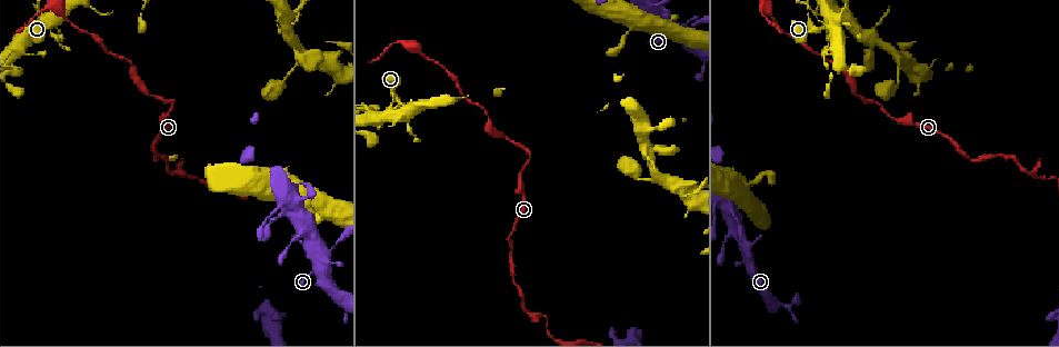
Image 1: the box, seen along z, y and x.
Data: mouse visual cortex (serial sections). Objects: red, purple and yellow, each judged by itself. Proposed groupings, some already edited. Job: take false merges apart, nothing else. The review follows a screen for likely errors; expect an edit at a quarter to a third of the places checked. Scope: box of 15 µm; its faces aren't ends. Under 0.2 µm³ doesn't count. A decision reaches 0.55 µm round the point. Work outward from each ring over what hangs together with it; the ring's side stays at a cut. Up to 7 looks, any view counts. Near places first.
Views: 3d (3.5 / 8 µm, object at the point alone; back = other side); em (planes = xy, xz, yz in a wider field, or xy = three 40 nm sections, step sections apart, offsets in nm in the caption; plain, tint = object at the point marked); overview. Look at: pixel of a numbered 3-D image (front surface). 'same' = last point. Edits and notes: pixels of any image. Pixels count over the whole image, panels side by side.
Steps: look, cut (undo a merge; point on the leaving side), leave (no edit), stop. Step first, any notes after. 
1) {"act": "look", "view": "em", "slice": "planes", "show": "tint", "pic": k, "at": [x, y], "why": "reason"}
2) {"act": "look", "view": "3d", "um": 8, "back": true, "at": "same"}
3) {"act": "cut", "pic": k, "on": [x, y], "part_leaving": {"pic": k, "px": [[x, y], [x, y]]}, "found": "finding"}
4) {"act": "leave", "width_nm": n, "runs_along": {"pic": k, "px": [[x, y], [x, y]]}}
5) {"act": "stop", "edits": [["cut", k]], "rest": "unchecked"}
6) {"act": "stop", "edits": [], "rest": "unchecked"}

{"act": "look", "view": "3d", "um": 8, "pic": 1, "at": [407, 111], "why": "abrupt turn"}

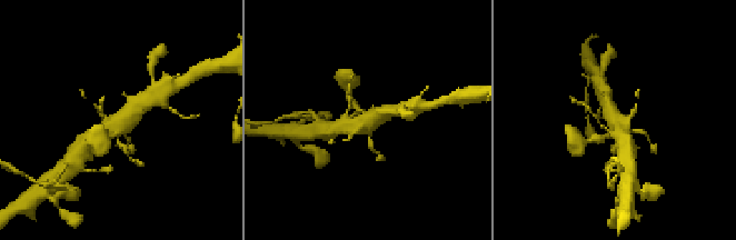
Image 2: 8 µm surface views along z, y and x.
{"act": "look", "view": "3d", "um": 3.5, "pic": 2, "at": [119, 129], "why": "closer look"}

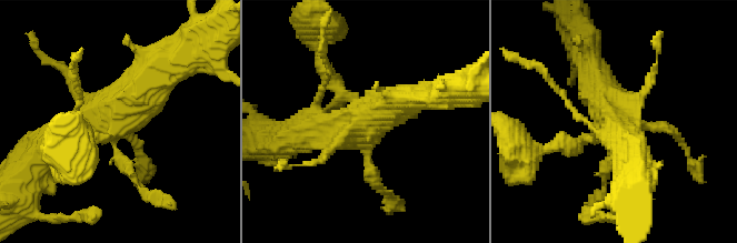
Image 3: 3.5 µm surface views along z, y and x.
{"act": "leave", "runs_along": {"pic": 3, "px": [[324, 71], [365, 120], [299, 131]]}, "found": "one cell here"}

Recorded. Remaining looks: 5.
{"act": "look", "view": "3d", "um": 3.5, "pic": 1, "at": [371, 111], "why": "branch point"}

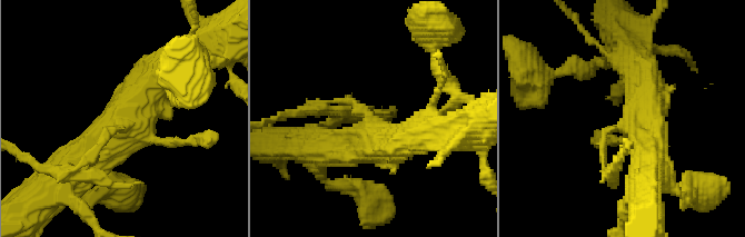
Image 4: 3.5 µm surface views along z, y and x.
{"act": "look", "view": "em", "slice": "xy", "step": 2, "show": "tint", "pic": 4, "at": [118, 128]}

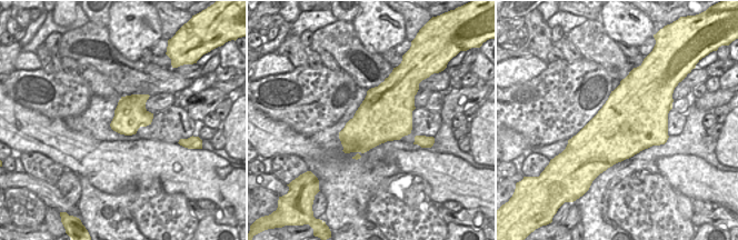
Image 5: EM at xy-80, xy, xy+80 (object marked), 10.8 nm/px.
{"act": "cut", "pic": 4, "on": [613, 184], "part_leaving": {"pic": 4, "px": [[603, 147], [603, 161], [615, 181]]}, "found": "a second cell is stuck on"}

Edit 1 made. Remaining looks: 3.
{"act": "look", "view": "3d", "um": 3.5, "pic": 1, "at": [174, 100], "why": "abrupt turn"}

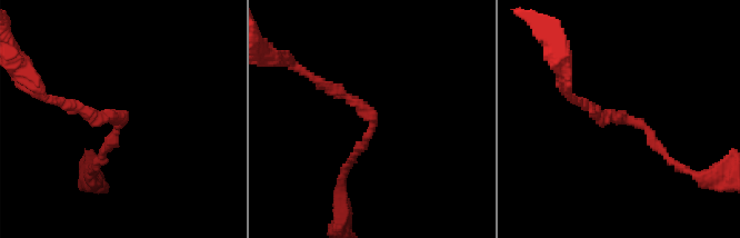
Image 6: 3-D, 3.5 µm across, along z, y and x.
{"act": "look", "view": "em", "slice": "xy", "step": 1, "show": "tint", "pic": 6, "at": [623, 114], "arm_widths_nm": [150, 150], "why": "need the tissue"}

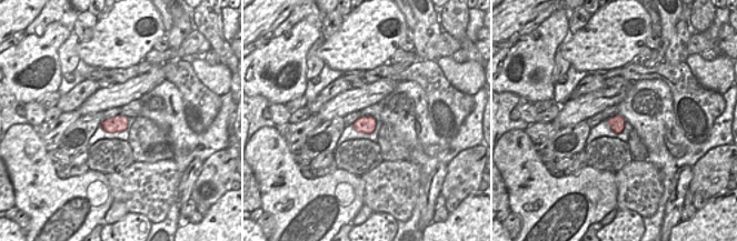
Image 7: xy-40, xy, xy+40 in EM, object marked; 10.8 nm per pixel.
{"act": "look", "view": "em", "slice": "xy", "step": 3, "show": "tint", "at": "same"}

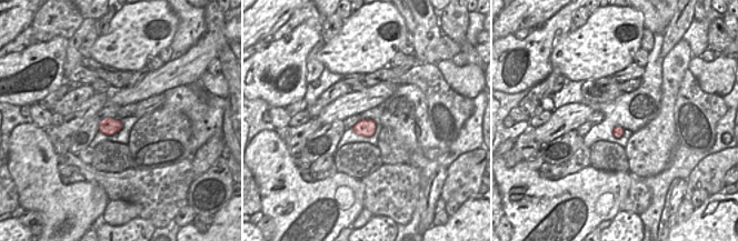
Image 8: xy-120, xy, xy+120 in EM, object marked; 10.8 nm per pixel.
{"act": "leave", "runs_along": {"pic": 6, "px": [[673, 160], [639, 124], [582, 102]]}, "found": "continuous, no second cell"}

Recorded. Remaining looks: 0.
{"act": "stop", "edits": [["cut", 4]], "rest": "unchecked"}

